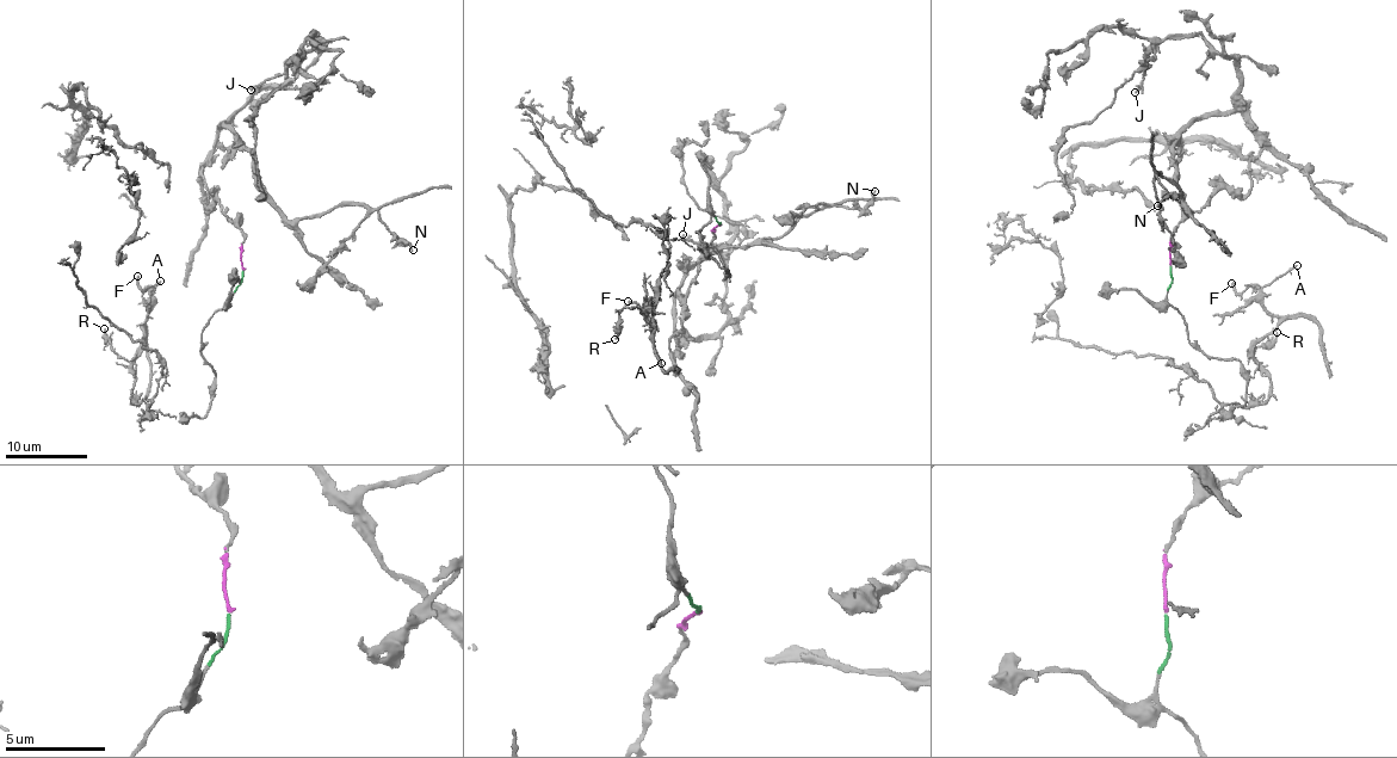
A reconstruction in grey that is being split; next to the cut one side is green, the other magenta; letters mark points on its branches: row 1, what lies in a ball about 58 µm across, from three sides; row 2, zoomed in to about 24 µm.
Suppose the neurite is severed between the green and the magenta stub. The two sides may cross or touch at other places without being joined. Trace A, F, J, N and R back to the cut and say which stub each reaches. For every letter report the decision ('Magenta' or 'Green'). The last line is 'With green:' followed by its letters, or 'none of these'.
A: Green
F: Green
J: Magenta
N: Magenta
R: Green
With green: A, F, R

